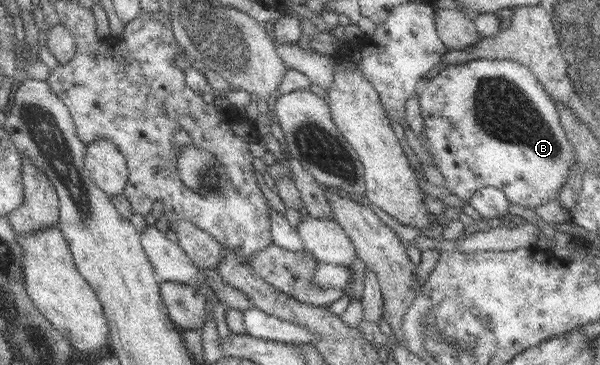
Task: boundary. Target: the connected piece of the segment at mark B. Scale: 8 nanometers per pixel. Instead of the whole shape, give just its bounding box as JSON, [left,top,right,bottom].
[419,58,577,208]

